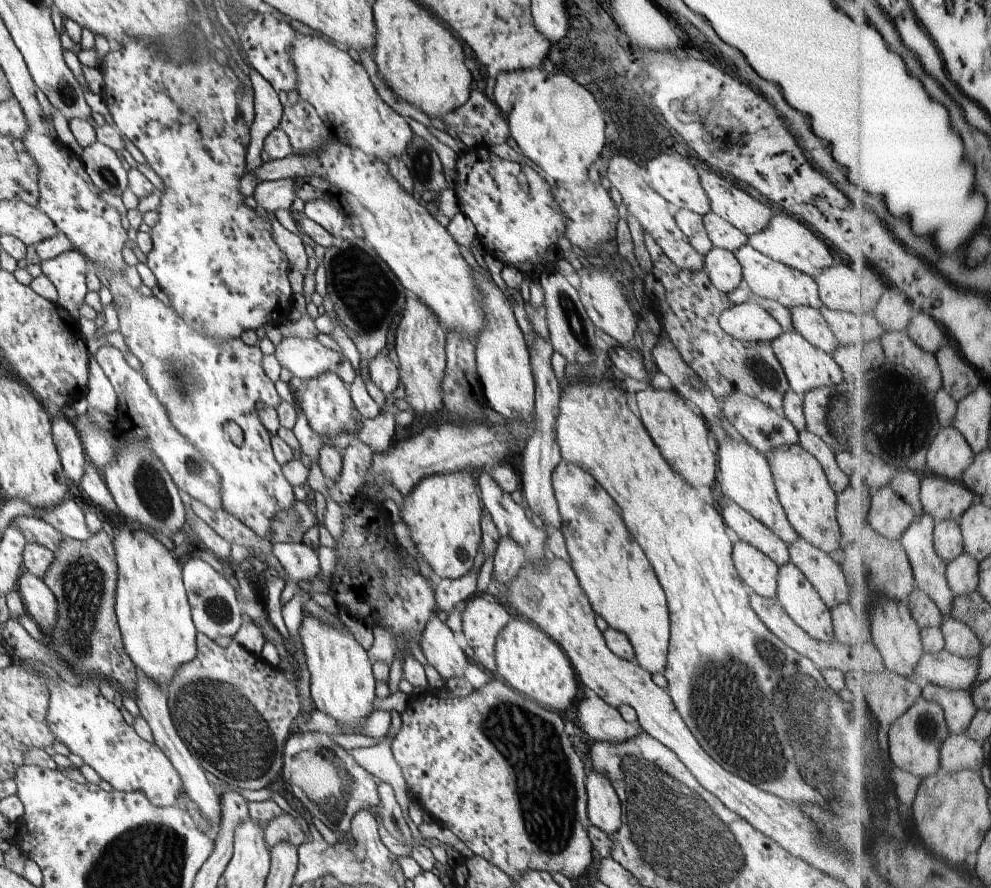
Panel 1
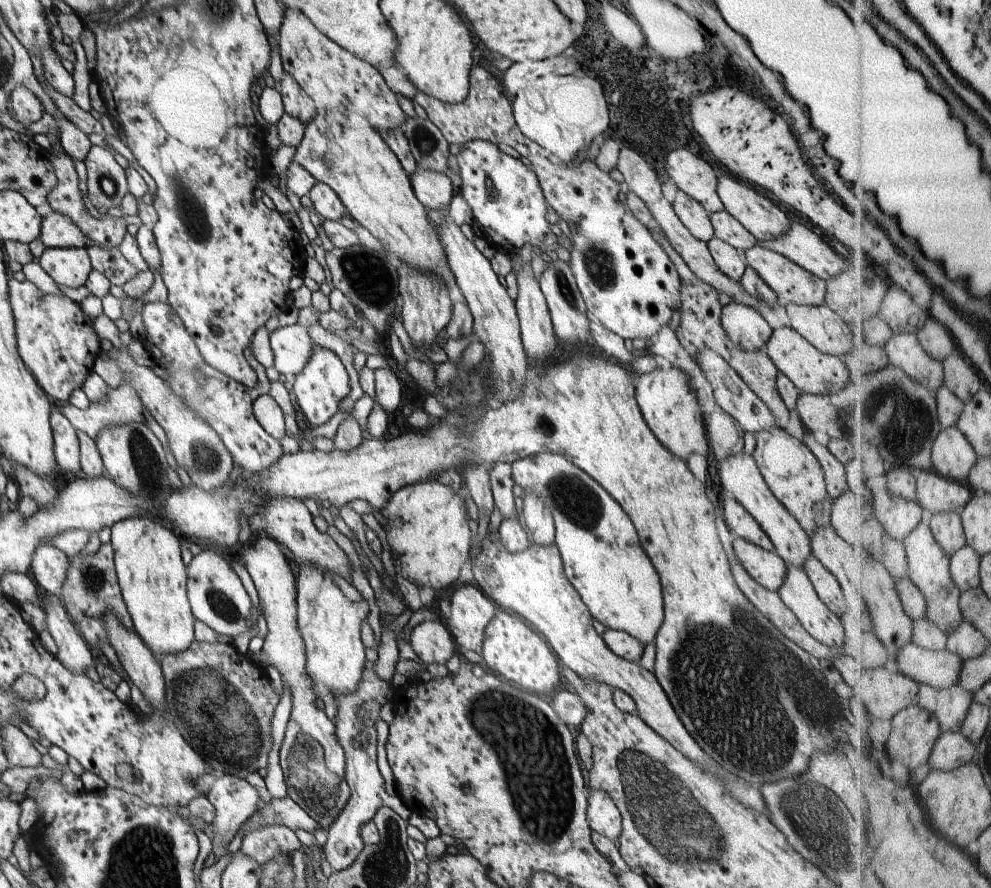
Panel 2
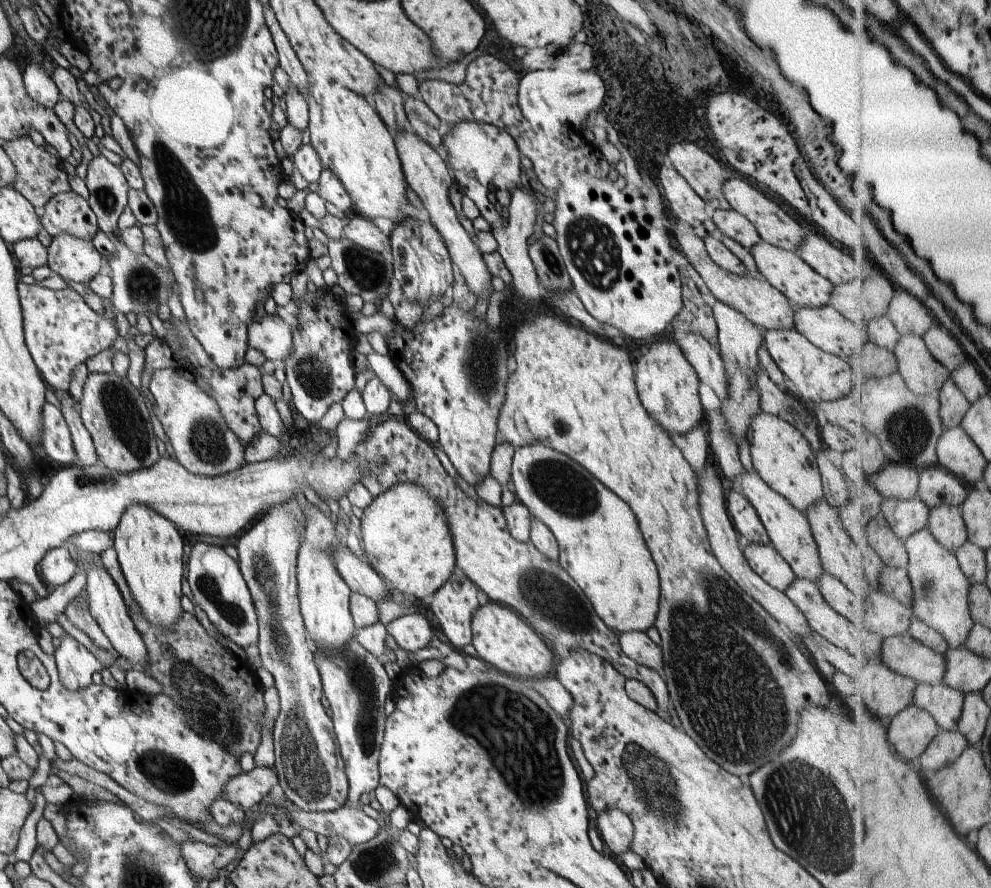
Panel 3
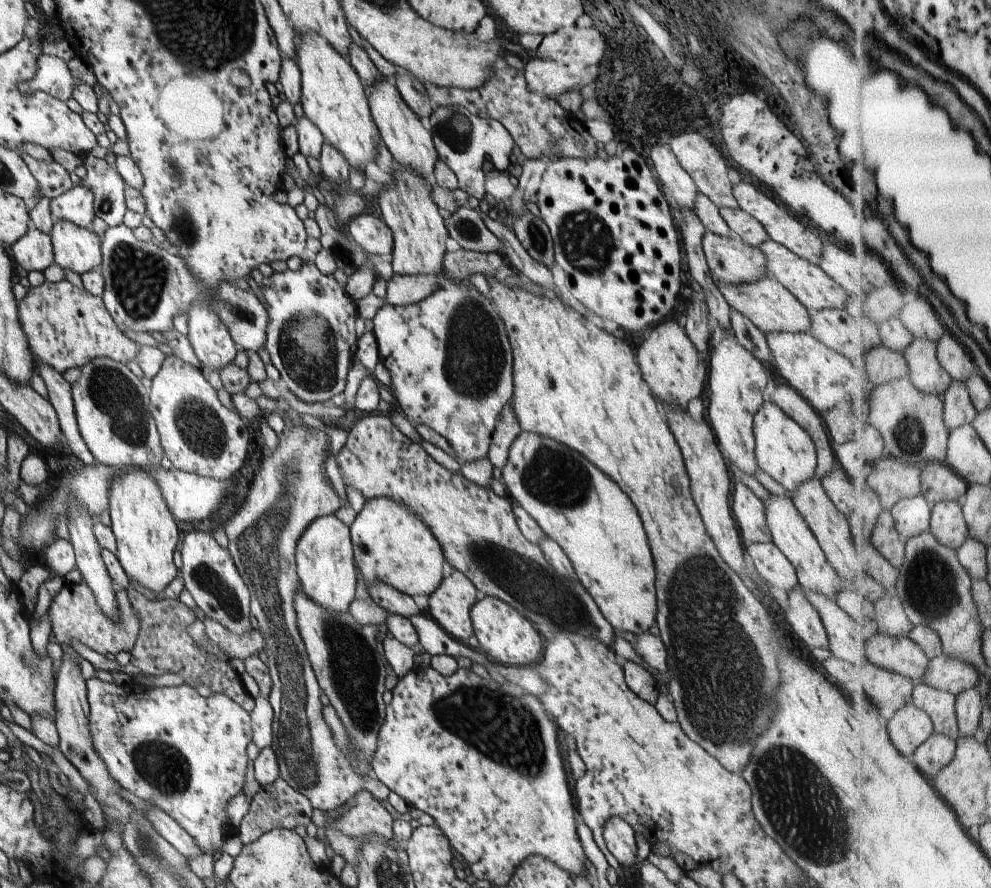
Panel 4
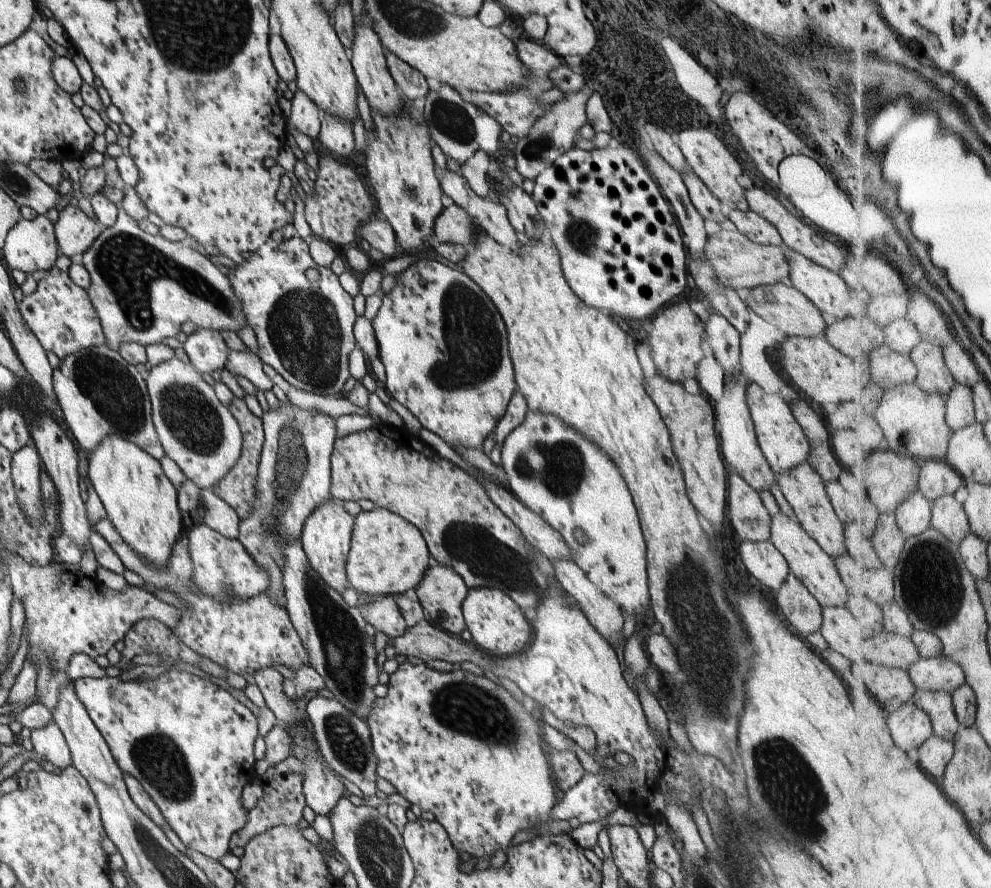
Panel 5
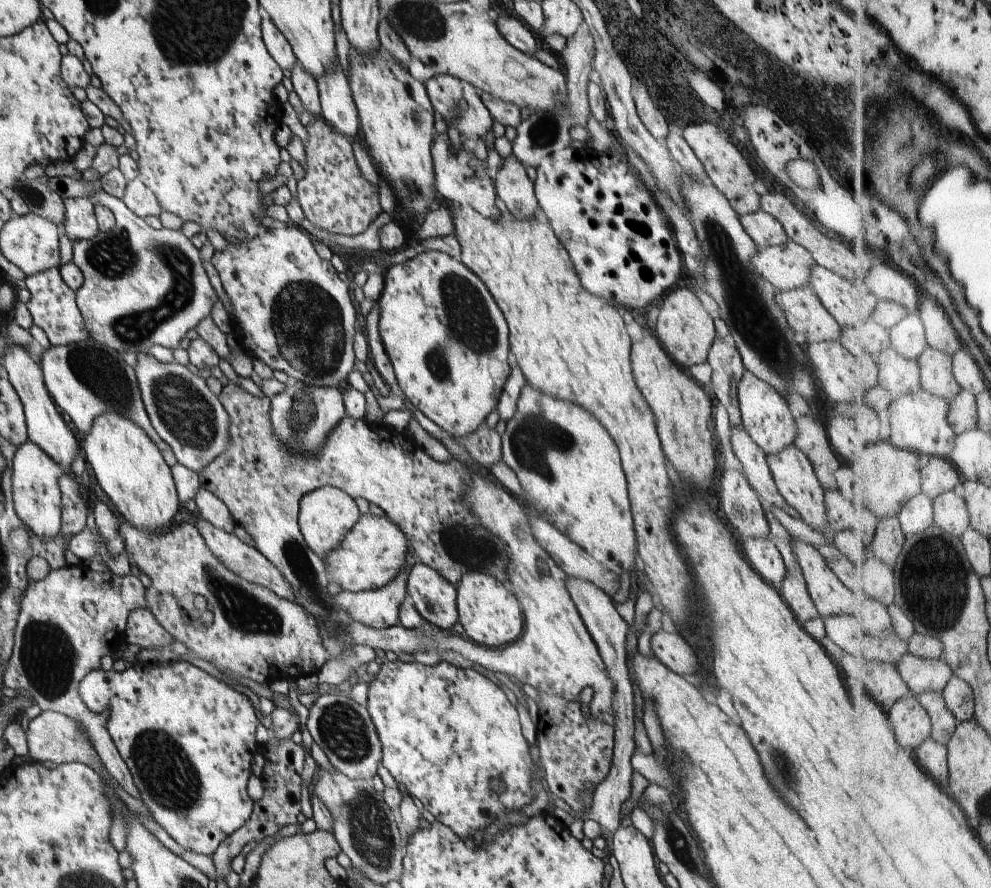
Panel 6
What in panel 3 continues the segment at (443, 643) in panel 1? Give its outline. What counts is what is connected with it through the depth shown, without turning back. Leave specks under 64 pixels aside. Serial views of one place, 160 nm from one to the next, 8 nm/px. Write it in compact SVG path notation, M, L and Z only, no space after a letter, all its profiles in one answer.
M408 611L396 617L386 625L387 634L396 640L398 646L410 652L416 652L430 645L434 635L428 620L420 613Z

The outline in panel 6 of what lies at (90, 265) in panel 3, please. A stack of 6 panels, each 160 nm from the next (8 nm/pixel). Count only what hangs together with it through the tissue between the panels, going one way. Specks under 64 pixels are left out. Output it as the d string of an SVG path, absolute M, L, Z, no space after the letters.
M70 197L63 199L65 204L65 221L61 231L72 242L82 239L91 239L99 231L95 204L91 197Z

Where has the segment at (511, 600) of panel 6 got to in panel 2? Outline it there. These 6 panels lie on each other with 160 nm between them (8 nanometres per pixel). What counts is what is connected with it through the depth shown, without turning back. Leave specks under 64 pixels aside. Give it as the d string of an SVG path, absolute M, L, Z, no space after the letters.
M502 608L497 609L484 629L481 658L486 660L485 664L492 672L498 672L518 687L544 698L552 696L560 682L558 656L549 644L520 615Z

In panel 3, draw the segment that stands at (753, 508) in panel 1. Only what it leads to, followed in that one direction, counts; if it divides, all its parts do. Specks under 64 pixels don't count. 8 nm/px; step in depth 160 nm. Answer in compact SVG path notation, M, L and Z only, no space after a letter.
M744 472L741 477L732 479L732 481L735 487L742 492L756 509L762 524L767 530L771 544L778 551L778 554L792 567L793 574L798 579L806 579L817 583L825 570L822 568L819 550L806 515L794 508L792 503L779 492L772 490L759 477L758 473Z

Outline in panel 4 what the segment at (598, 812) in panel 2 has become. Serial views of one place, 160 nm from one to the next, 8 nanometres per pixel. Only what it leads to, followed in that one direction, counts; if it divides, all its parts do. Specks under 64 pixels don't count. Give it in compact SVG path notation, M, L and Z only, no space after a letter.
M611 817L603 826L603 838L608 850L624 866L639 865L635 830L620 817Z

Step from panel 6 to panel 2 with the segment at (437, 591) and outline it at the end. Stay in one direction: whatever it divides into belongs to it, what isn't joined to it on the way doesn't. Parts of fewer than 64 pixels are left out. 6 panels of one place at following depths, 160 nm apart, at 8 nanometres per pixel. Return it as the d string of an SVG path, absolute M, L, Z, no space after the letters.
M457 583L448 592L450 616L448 630L460 650L474 650L481 655L484 629L498 606L476 583Z

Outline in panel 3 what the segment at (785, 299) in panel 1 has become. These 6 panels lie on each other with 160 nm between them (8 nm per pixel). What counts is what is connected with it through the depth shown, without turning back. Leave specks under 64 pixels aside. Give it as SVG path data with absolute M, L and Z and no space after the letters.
M764 240L756 243L750 251L756 262L757 270L774 288L787 296L794 307L818 308L829 304L831 294L835 289L833 282L810 268L810 265L806 264L798 253L774 246Z

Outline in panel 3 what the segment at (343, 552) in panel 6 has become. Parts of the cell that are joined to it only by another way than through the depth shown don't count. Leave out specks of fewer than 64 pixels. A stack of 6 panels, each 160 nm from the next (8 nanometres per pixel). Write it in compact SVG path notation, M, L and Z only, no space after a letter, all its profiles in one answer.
M399 484L373 497L360 519L358 533L364 560L390 584L414 599L432 596L453 573L456 553L438 503L415 484Z

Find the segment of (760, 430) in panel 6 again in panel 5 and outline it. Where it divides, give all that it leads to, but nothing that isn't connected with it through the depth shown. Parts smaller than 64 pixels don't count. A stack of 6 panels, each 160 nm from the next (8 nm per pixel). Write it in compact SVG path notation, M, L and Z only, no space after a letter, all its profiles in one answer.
M754 381L747 384L745 391L759 447L770 468L775 472L775 476L806 461L809 453L809 442L793 415L791 406L779 396L768 394Z

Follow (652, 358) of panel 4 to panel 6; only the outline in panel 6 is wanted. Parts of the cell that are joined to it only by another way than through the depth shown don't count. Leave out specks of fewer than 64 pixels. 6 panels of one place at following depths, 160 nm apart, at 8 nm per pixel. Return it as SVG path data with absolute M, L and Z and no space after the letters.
M674 288L664 297L662 308L659 309L655 336L668 356L685 371L692 365L706 361L708 351L717 336L713 318L704 309L700 299L688 288Z

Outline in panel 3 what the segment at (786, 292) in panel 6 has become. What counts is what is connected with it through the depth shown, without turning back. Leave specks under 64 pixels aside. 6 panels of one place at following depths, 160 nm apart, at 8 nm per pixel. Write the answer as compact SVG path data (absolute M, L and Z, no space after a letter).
M678 226L672 228L673 239L678 241L679 248L690 260L692 266L703 278L708 290L718 301L727 304L730 308L741 312L748 320L751 320L758 329L780 329L788 330L795 326L794 305L787 296L784 296L777 288L774 288L768 281L762 281L750 274L735 275L722 270L706 252L703 239L698 237L690 228Z

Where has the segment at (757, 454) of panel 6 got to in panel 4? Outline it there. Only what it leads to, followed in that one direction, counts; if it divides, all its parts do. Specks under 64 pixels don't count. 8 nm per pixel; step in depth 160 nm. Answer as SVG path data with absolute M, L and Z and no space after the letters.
M720 330L711 345L710 359L710 403L708 420L717 439L724 458L731 466L742 470L746 475L755 476L759 466L755 457L755 436L753 435L753 418L764 402L763 390L769 381L760 360L746 350L734 334Z

